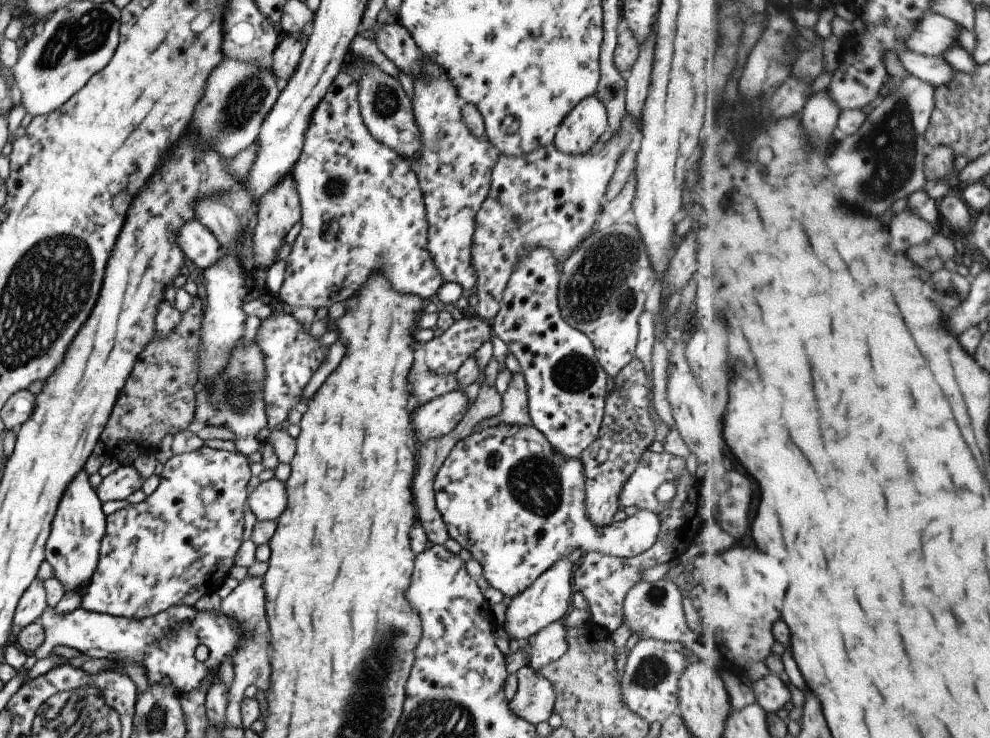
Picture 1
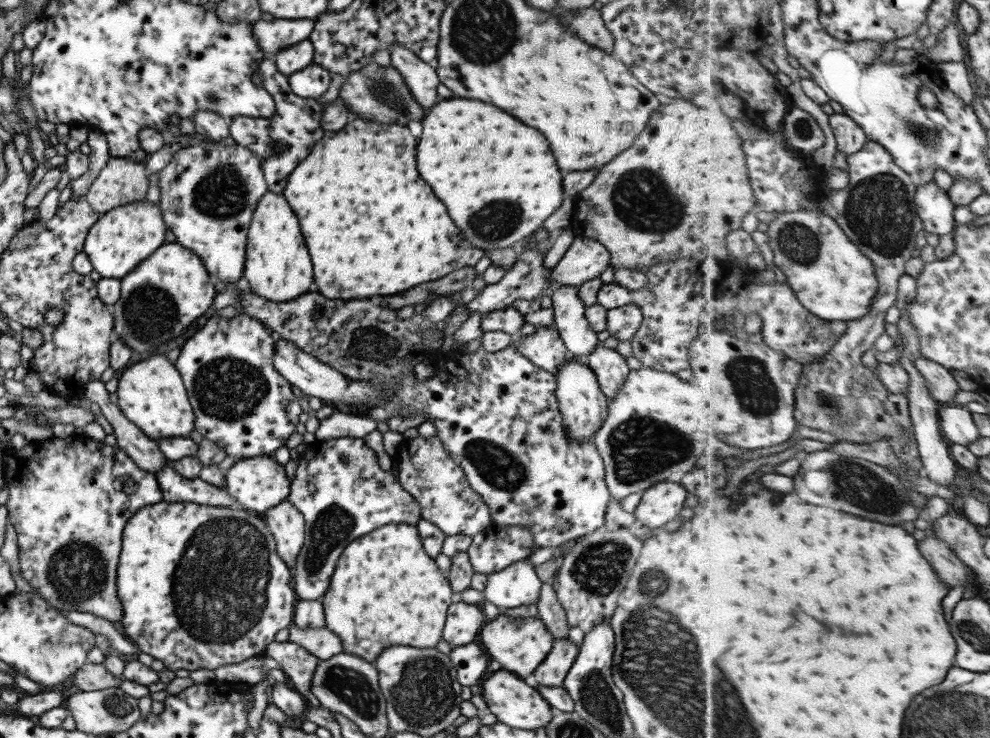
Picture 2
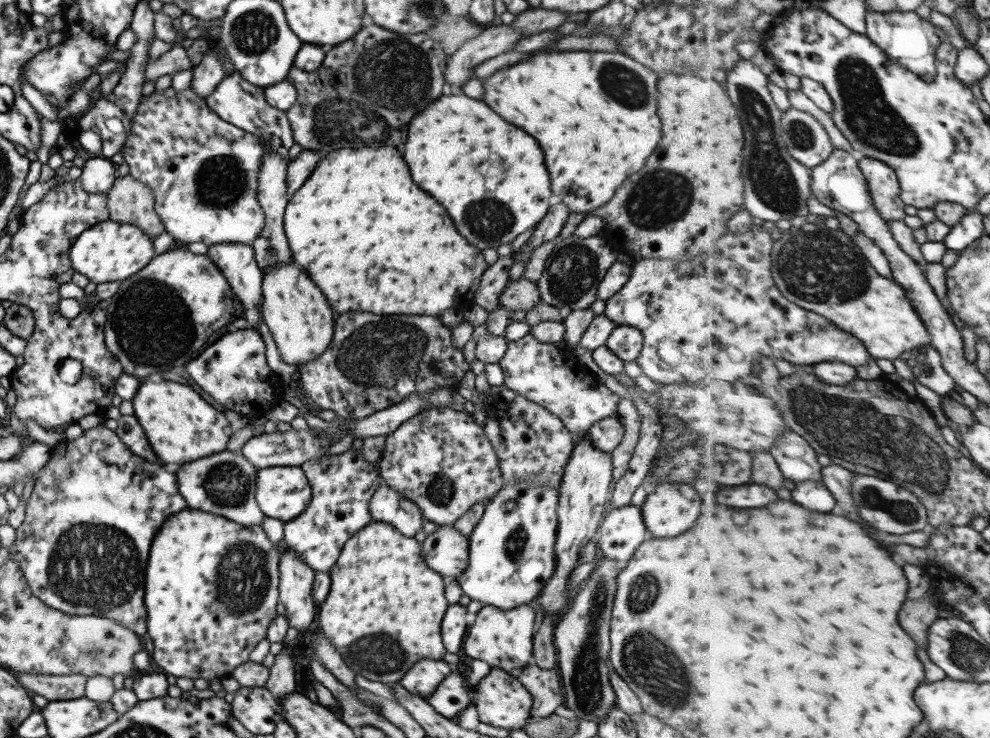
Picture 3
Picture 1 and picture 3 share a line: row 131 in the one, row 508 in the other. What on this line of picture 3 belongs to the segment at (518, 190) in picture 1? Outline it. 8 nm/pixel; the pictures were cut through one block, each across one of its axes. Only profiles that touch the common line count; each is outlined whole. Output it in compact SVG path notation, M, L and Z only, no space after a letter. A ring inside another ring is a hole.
M629 504L611 509L603 518L600 525L601 536L598 544L598 553L611 560L629 560L635 549L647 538L645 525L641 518L640 509Z

